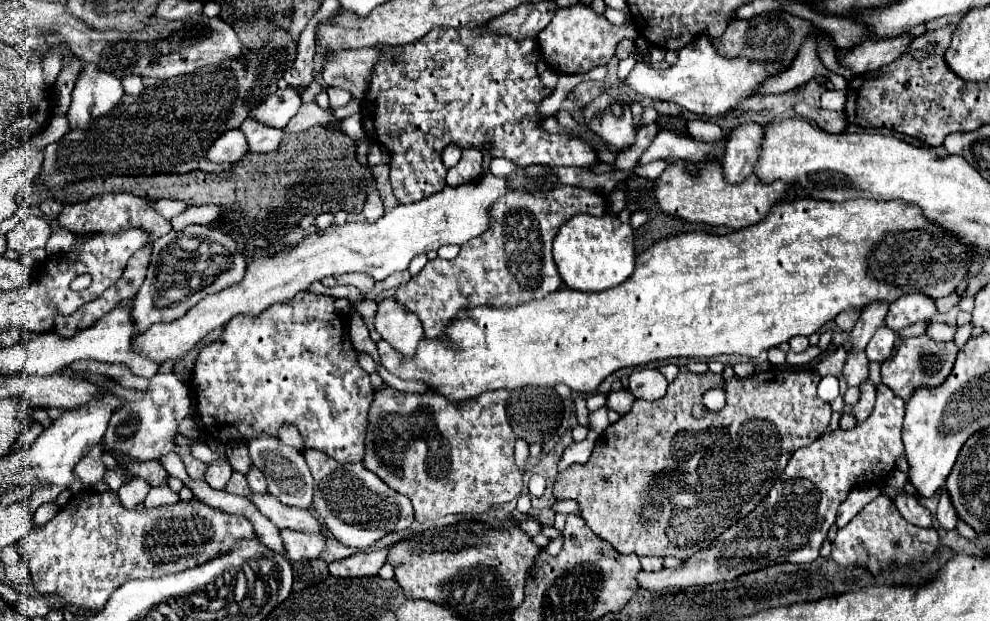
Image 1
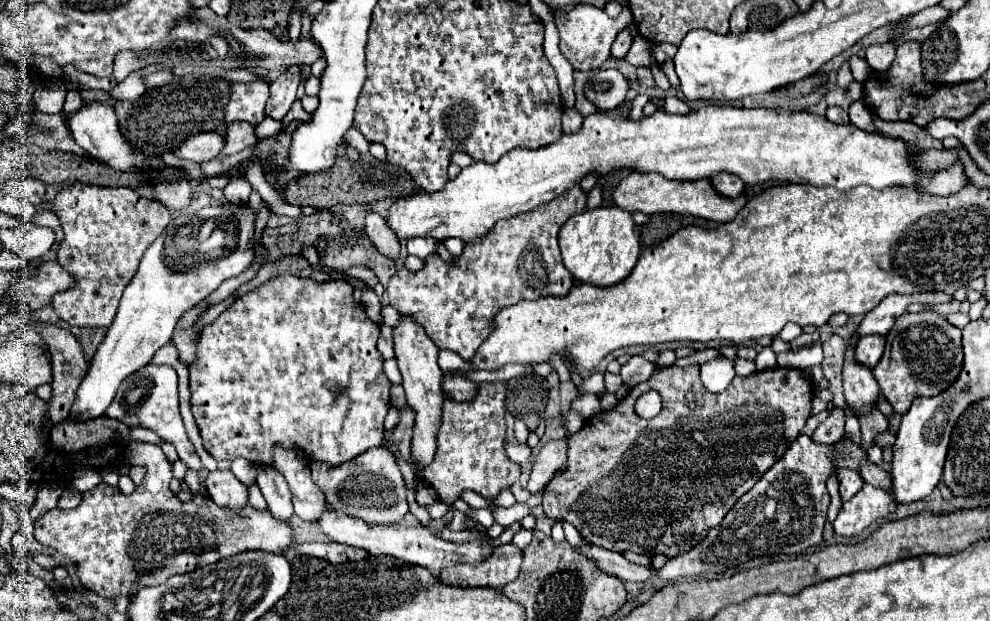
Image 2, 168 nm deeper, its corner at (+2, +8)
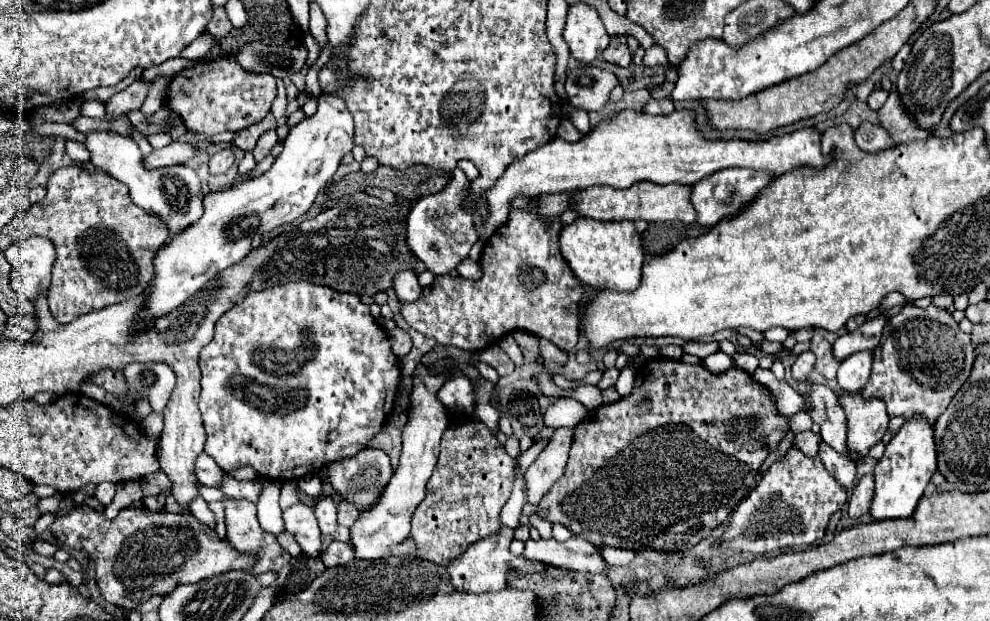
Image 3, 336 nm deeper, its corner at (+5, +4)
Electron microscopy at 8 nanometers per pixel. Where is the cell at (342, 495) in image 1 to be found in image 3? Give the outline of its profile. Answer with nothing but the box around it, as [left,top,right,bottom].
[324,448,392,510]

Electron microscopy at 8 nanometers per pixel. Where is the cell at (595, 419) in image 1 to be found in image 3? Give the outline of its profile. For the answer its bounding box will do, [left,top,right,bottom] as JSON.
[400,200,584,354]

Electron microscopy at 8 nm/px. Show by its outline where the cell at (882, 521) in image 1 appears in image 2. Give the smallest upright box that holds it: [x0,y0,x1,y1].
[835,484,897,536]

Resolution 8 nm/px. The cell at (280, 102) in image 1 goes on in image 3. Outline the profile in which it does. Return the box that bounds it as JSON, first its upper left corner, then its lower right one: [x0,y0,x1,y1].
[168,60,276,136]

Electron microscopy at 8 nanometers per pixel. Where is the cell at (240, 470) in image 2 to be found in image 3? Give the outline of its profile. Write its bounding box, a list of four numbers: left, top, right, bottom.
[256,476,284,534]

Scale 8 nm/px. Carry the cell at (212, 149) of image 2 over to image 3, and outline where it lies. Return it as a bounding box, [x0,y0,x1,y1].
[144,142,196,168]

